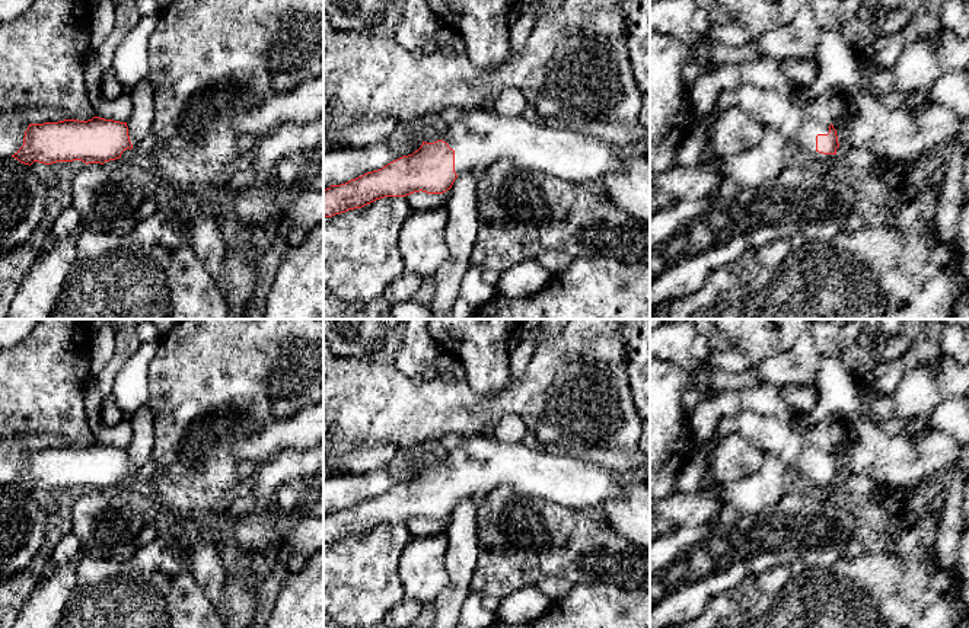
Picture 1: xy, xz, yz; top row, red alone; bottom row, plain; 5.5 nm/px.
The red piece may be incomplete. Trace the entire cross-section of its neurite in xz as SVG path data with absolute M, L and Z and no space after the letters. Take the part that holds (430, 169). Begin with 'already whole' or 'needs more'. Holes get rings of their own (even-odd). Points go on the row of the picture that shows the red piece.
needs more; M491 106L463 108L463 115L458 122L450 125L444 133L446 140L434 143L423 141L421 147L412 154L402 156L382 169L367 172L356 179L341 185L331 185L323 189L323 217L345 213L348 210L361 208L376 200L385 197L407 197L414 192L443 194L452 188L455 179L465 172L482 172L501 159L509 159L517 168L530 173L545 173L567 182L593 182L603 176L621 172L627 168L631 156L625 156L616 144L586 136L568 128L555 128L544 124L527 121L525 117L503 117Z

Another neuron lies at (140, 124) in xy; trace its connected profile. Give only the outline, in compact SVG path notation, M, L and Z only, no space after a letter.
M143 79L128 92L133 102L131 118L127 121L128 136L133 146L152 133L154 118L154 89Z

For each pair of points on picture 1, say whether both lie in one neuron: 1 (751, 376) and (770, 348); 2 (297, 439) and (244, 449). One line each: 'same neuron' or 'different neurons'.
1: different neurons
2: same neuron

